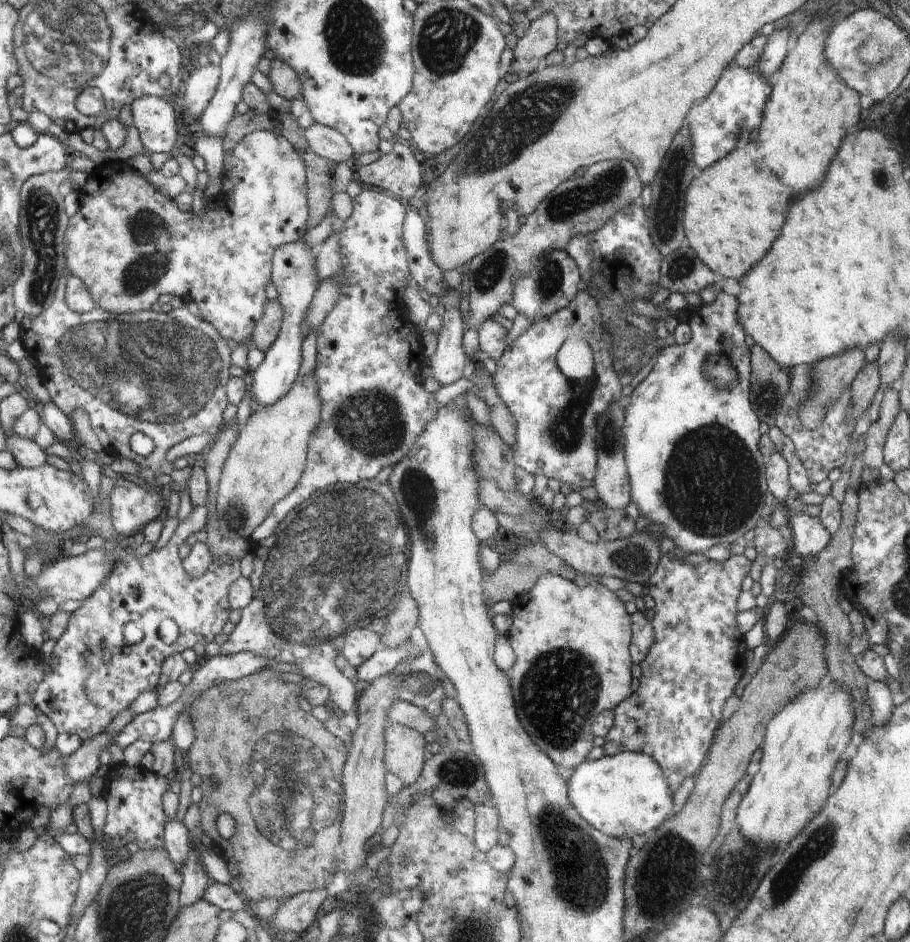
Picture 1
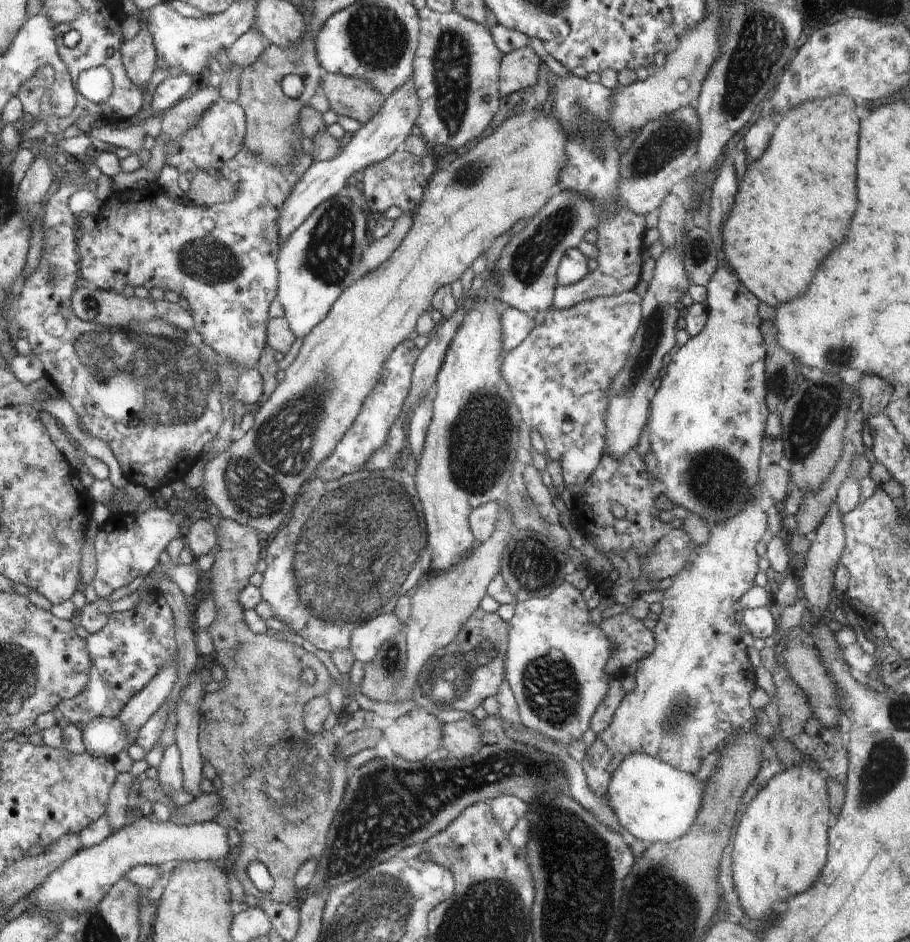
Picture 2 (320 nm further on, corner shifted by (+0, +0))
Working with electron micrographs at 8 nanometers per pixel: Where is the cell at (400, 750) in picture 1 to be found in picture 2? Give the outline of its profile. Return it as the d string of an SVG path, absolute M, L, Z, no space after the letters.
M415 709L394 719L392 725L383 730L383 738L388 740L394 755L421 761L443 746L444 726L427 709Z

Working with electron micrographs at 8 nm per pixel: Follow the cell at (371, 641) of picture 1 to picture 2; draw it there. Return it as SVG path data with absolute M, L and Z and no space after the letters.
M394 611L377 614L368 622L360 624L351 634L349 649L352 656L363 664L369 663L377 655L379 646L388 637L405 630L405 624Z

